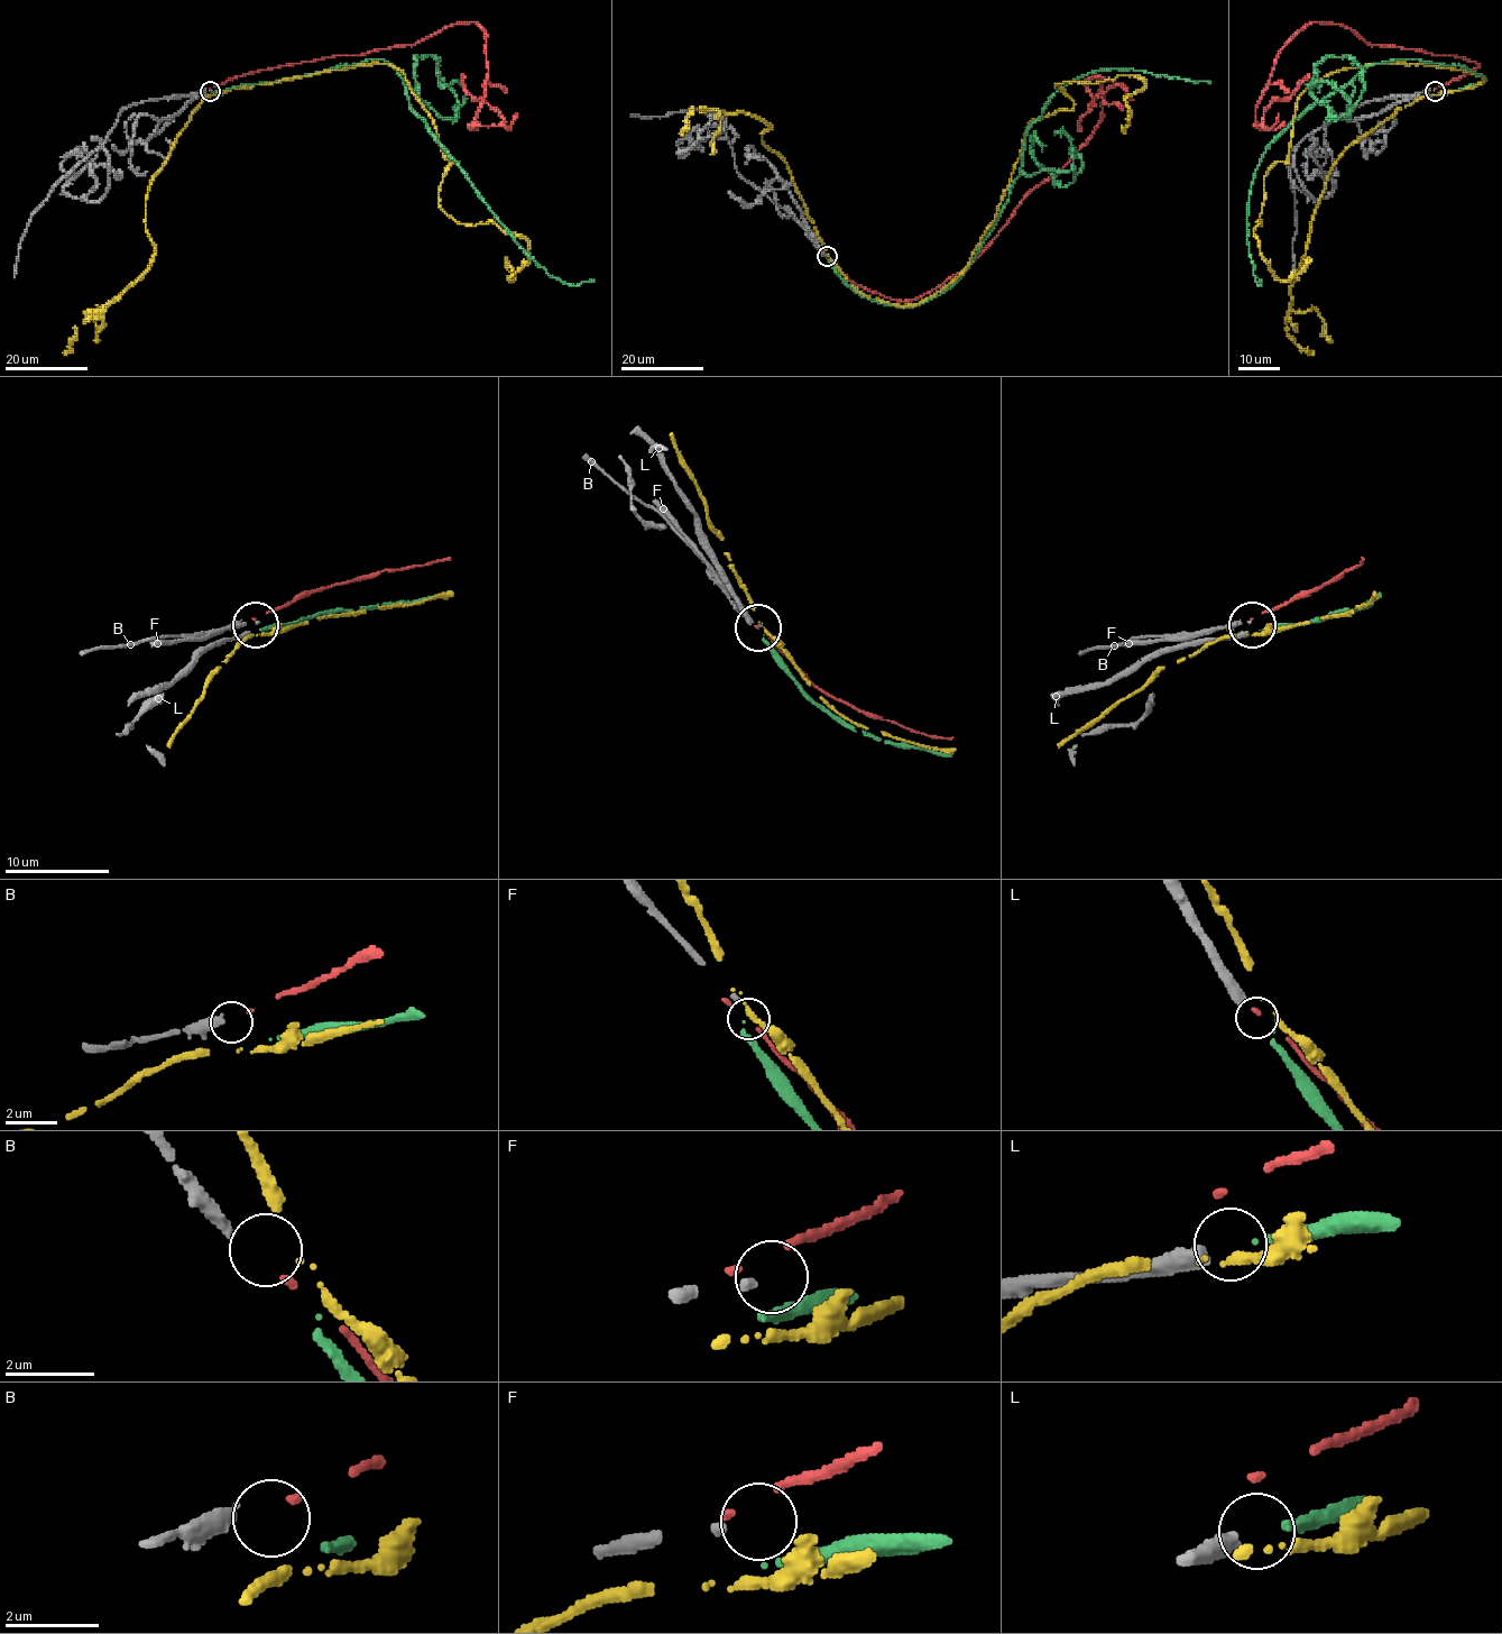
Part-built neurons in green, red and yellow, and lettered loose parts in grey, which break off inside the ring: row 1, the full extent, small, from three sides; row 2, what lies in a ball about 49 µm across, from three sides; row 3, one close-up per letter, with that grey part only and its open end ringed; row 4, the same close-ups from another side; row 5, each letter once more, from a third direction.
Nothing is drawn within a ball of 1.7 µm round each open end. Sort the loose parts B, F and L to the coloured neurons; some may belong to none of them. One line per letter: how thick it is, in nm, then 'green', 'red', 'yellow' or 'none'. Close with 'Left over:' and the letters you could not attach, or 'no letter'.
B: 320 nm thick; red
F: 140 nm thick; none
L: 400 nm thick; green
Left over: F

